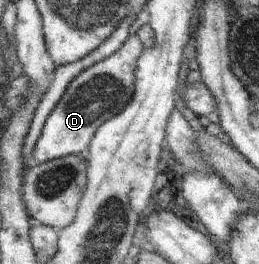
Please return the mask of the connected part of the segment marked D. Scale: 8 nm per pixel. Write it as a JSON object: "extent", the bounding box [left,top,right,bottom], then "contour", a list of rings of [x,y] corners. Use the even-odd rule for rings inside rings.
{"extent":[34,34,143,163],"contour":[[[136,34],[130,35],[117,51],[83,70],[69,82],[45,120],[42,133],[34,146],[40,163],[78,155],[86,150],[97,128],[124,110],[135,91],[135,68],[143,47]]]}

